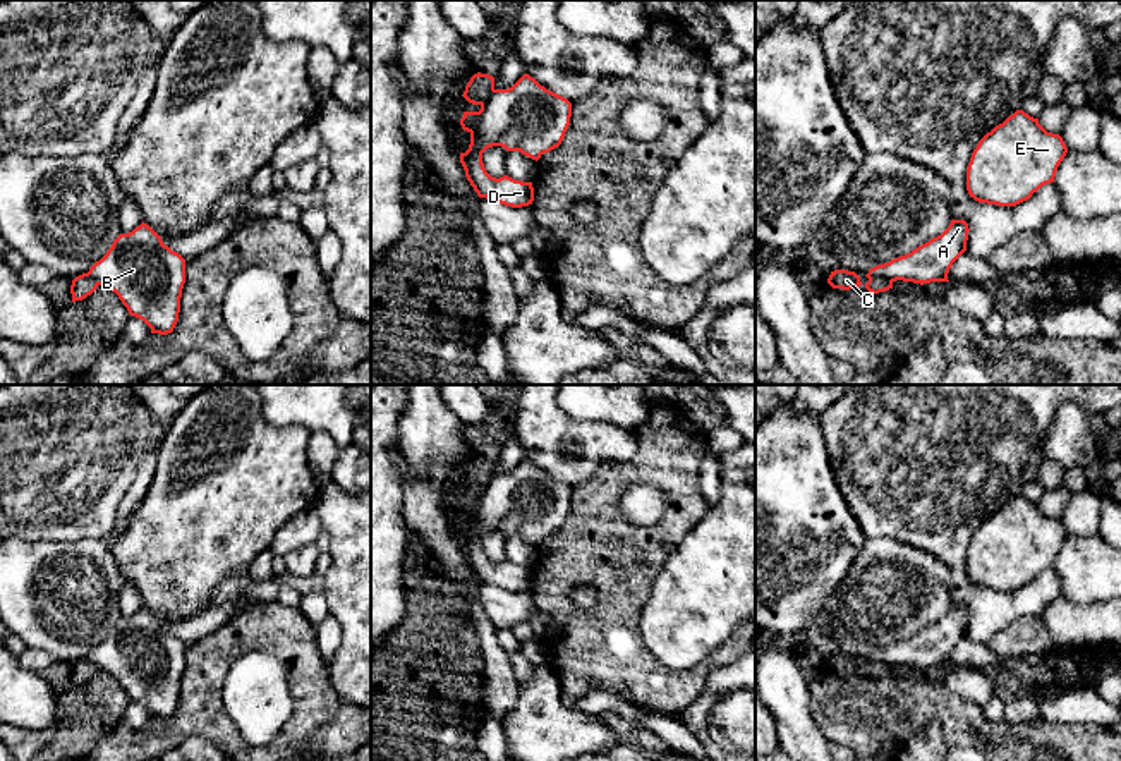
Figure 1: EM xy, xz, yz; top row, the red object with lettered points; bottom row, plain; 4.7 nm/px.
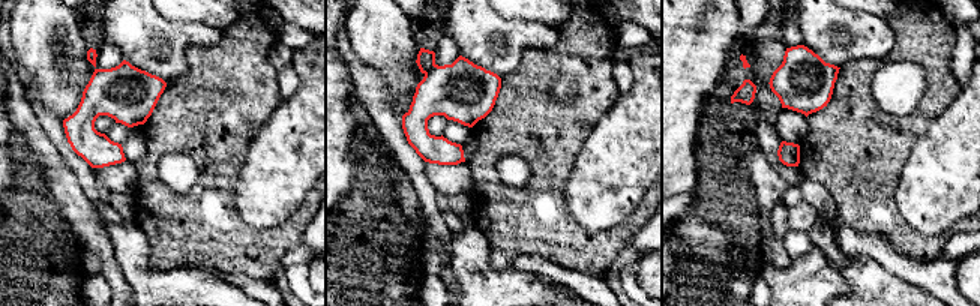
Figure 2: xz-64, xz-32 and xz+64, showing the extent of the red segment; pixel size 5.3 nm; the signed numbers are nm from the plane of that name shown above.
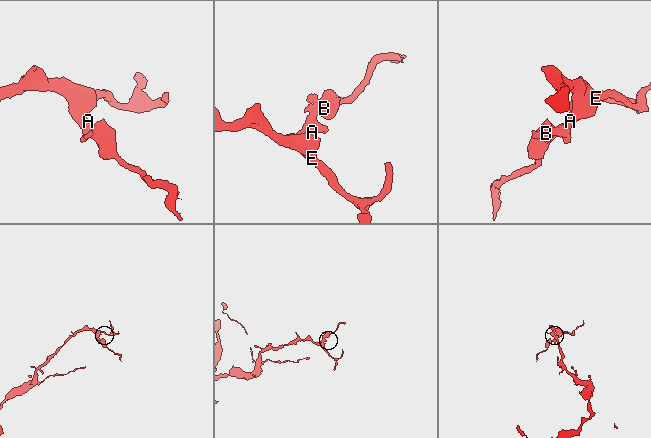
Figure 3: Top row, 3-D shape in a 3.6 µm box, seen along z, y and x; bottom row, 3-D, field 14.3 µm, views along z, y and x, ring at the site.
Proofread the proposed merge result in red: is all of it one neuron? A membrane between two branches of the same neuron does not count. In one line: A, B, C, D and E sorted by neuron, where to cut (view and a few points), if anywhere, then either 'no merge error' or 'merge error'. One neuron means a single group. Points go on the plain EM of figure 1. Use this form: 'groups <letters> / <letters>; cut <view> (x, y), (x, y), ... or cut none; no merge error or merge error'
groups A B D E / C; cut yz (867, 662), (883, 662), (891, 669); merge error

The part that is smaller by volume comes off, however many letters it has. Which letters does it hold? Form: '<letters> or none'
C

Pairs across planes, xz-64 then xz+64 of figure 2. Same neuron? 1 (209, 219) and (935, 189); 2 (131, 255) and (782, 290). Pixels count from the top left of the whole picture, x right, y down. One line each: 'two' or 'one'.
1: two
2: one

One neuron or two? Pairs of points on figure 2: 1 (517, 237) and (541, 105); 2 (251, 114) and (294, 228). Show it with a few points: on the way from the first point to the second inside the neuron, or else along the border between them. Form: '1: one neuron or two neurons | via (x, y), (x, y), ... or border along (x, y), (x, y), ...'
1: one neuron | via (541, 204), (542, 138)
2: one neuron | via (221, 156), (221, 212), (248, 239), (252, 239)

